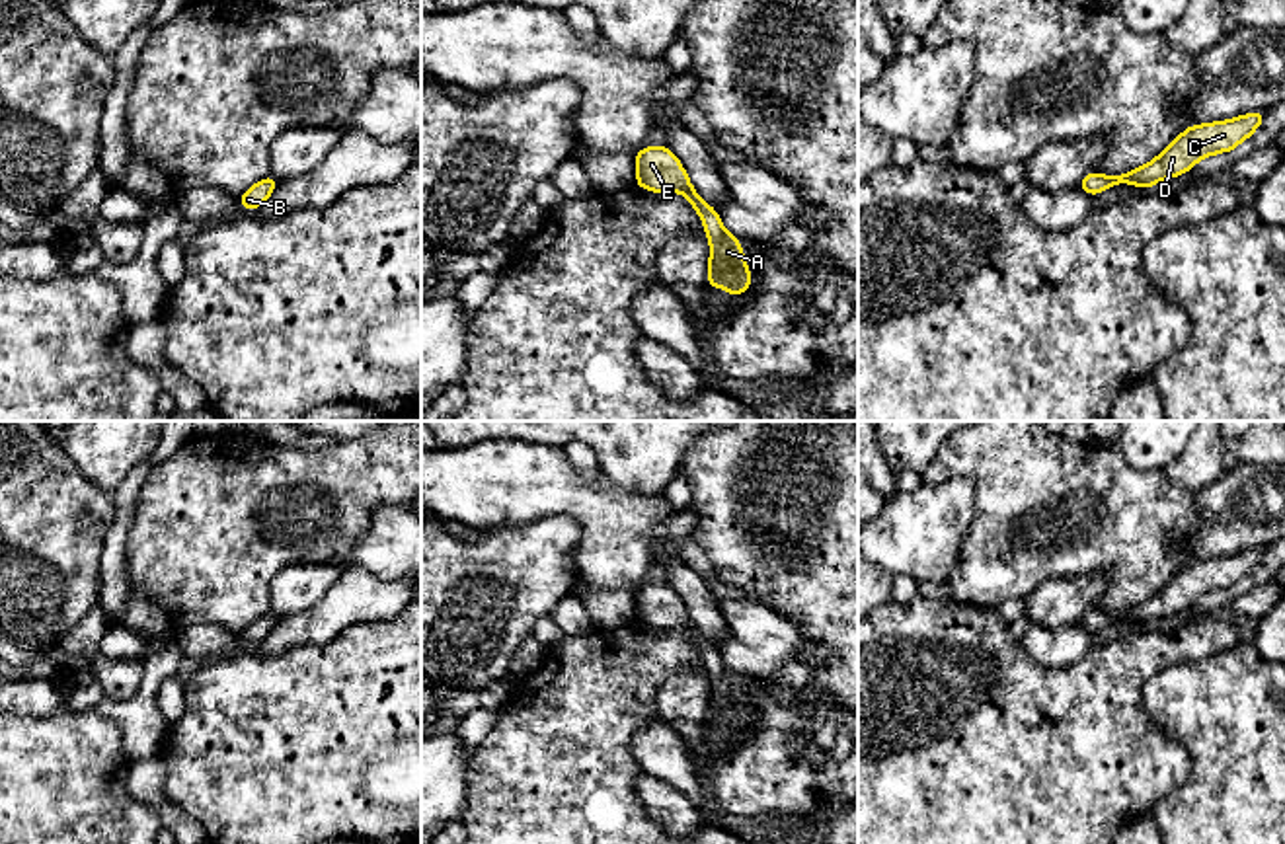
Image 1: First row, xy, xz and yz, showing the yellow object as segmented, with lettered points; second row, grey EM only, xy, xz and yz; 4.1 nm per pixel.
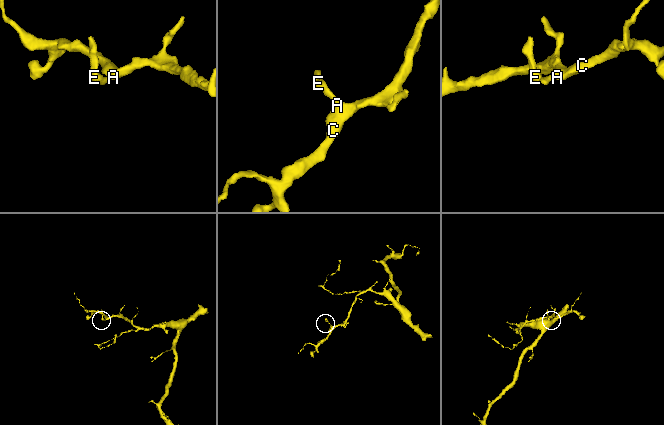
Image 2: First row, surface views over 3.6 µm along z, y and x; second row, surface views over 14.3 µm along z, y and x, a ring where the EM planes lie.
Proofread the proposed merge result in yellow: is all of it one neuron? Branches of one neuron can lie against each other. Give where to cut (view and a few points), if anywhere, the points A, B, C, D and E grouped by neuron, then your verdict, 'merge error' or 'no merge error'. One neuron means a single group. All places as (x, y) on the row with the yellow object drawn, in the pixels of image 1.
cut none; groups A B C D E; no merge error

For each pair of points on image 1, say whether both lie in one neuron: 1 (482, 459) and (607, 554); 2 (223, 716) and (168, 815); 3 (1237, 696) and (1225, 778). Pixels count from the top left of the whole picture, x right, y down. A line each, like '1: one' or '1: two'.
1: one
2: two
3: one

